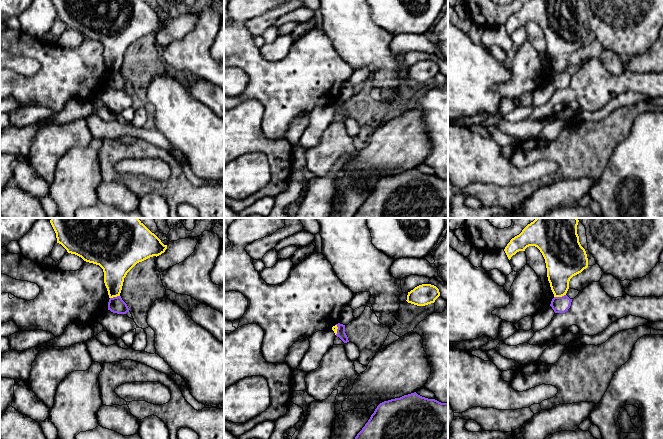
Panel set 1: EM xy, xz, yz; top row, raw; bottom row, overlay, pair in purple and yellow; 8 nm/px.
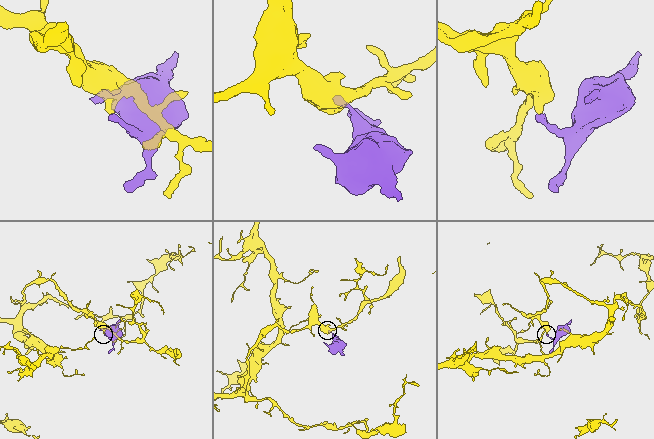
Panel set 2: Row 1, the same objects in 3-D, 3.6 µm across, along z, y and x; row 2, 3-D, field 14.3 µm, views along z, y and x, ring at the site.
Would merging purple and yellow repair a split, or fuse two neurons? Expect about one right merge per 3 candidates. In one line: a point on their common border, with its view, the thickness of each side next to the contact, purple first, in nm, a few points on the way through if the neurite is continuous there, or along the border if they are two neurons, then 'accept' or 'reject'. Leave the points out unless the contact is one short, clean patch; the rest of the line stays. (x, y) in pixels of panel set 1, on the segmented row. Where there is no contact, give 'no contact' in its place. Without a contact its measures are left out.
yz (559, 297) | 130/240 nm | along yz (565, 294), (554, 297) | reject

